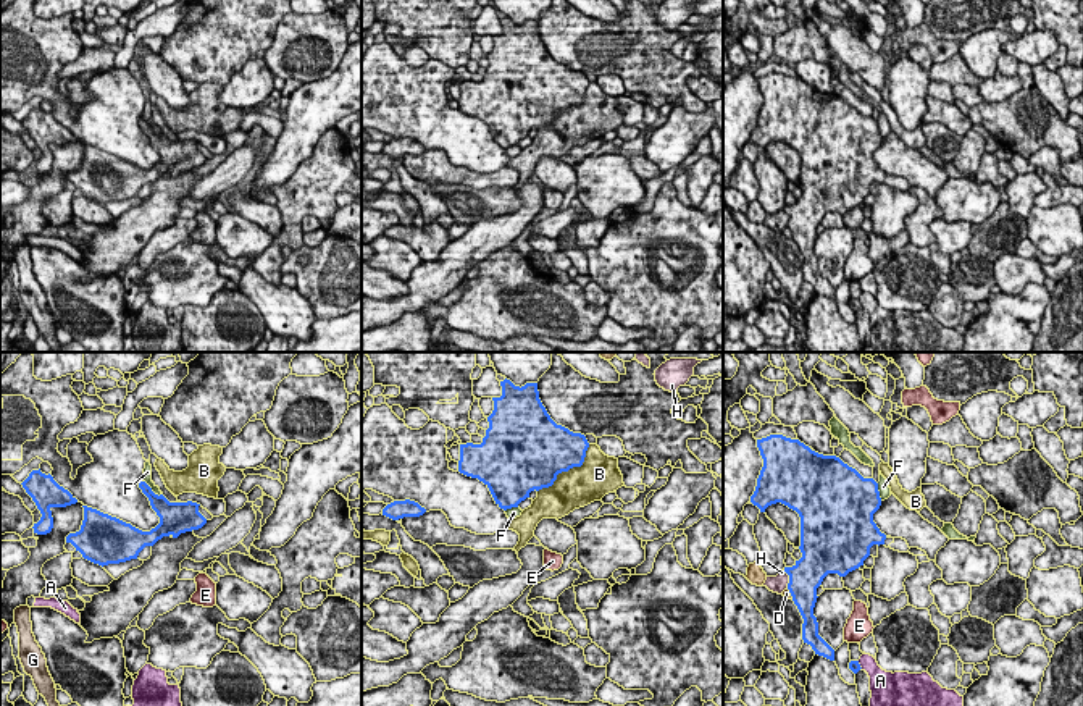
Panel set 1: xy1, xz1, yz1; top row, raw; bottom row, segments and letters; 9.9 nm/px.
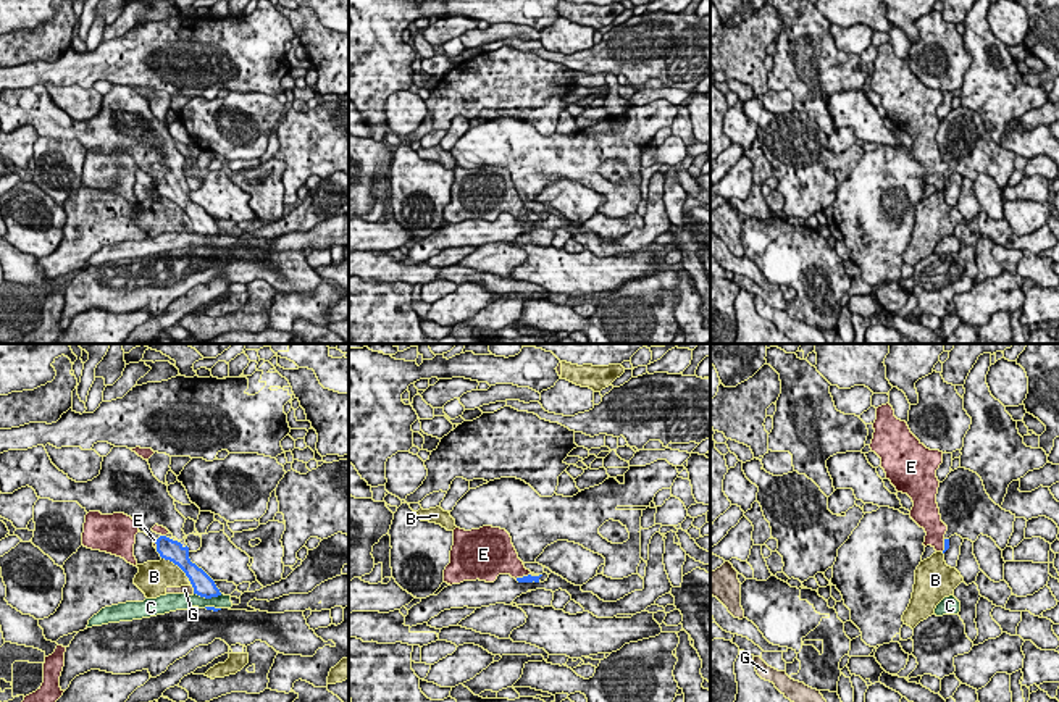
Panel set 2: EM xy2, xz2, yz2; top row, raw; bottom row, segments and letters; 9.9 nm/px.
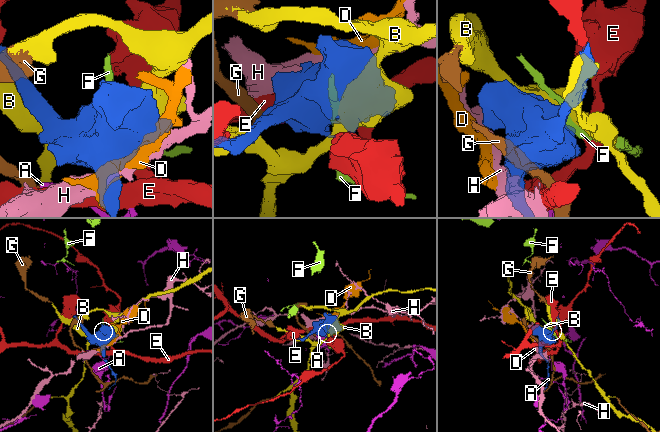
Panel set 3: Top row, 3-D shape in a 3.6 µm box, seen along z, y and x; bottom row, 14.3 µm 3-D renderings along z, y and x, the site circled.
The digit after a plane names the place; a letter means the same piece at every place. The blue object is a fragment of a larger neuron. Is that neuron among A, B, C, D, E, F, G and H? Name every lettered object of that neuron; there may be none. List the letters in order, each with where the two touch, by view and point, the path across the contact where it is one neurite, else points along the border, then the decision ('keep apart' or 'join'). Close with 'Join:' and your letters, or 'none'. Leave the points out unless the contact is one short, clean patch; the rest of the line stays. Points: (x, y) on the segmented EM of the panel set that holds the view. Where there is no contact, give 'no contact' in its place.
A: contact yz1 (859, 664); border yz1 (857, 661), (862, 668); keep apart
B: contact xz1 (567, 470); keep apart
C: contact xy2 (209, 597); border xy2 (194, 593), (204, 597), (221, 594); keep apart
D: contact yz1 (790, 592); keep apart
E: contact xz2 (523, 576); border xz2 (530, 573), (515, 578); keep apart
F: contact xy1 (150, 490); keep apart
G: contact xy2 (192, 586); border xy2 (189, 580), (194, 593); keep apart
H: contact yz1 (790, 579); border yz1 (783, 571), (788, 575), (788, 587); keep apart
Join: none

